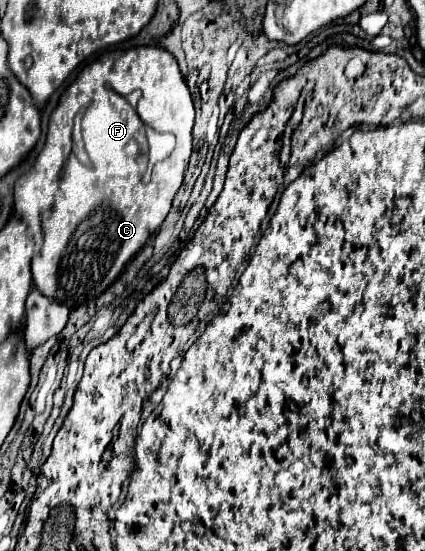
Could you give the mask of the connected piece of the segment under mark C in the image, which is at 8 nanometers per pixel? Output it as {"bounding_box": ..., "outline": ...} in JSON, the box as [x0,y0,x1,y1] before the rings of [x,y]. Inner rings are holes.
{"bounding_box":[17,45,195,308],"outline":[[[150,45],[150,46],[139,46],[139,47],[131,48],[128,50],[111,50],[111,51],[105,52],[100,57],[101,58],[98,58],[92,63],[88,64],[84,68],[84,70],[81,72],[81,74],[78,76],[78,78],[65,90],[65,92],[63,92],[63,94],[61,94],[61,97],[59,99],[59,104],[57,104],[57,108],[53,110],[53,114],[51,114],[51,117],[49,120],[49,132],[47,132],[47,140],[45,140],[45,146],[43,146],[43,150],[39,152],[39,156],[37,156],[37,160],[35,160],[35,164],[33,164],[33,168],[31,168],[31,170],[29,170],[27,174],[23,174],[23,176],[21,176],[19,180],[17,180],[17,182],[19,182],[19,188],[21,188],[21,184],[23,184],[23,178],[25,178],[25,196],[21,196],[21,194],[19,194],[19,198],[25,198],[25,200],[23,200],[23,202],[25,202],[25,204],[23,204],[23,208],[25,208],[25,218],[39,218],[39,230],[43,230],[43,240],[41,240],[41,242],[37,244],[37,250],[35,250],[35,254],[33,254],[33,284],[35,284],[35,288],[37,288],[39,292],[43,292],[43,294],[47,294],[47,296],[49,296],[49,298],[53,298],[55,302],[63,302],[63,304],[65,304],[65,306],[69,306],[69,308],[75,308],[75,306],[83,306],[83,304],[87,304],[87,302],[91,302],[91,300],[95,300],[95,298],[99,298],[99,296],[101,296],[101,294],[103,294],[103,292],[105,292],[105,290],[107,290],[107,288],[109,288],[109,286],[111,286],[111,284],[115,282],[115,278],[117,278],[117,276],[119,276],[119,274],[123,272],[123,268],[127,266],[127,262],[129,262],[129,260],[131,260],[131,258],[133,258],[133,256],[135,256],[135,254],[137,254],[137,252],[139,252],[139,250],[141,250],[141,248],[145,246],[145,242],[147,242],[147,240],[149,240],[149,238],[151,238],[151,236],[155,234],[155,230],[157,230],[157,228],[159,228],[159,226],[163,224],[163,220],[165,220],[165,216],[167,216],[167,214],[169,214],[169,210],[171,210],[171,204],[173,204],[173,198],[175,198],[175,194],[177,194],[177,190],[179,190],[179,186],[181,186],[181,182],[183,182],[183,174],[185,174],[185,168],[187,168],[187,164],[189,164],[189,156],[191,156],[191,148],[193,148],[193,144],[191,144],[191,140],[193,140],[193,136],[191,136],[191,130],[193,130],[193,122],[195,122],[195,112],[193,112],[193,98],[191,98],[191,94],[189,94],[189,88],[187,88],[187,84],[183,82],[183,76],[181,76],[181,72],[179,72],[179,64],[177,64],[177,60],[173,58],[173,54],[171,54],[171,52],[167,52],[167,50],[165,50],[165,48],[161,48],[161,46]],[[107,82],[131,82],[131,86],[139,86],[139,90],[143,92],[143,96],[141,96],[141,100],[139,100],[139,116],[143,116],[143,120],[147,122],[147,126],[149,126],[149,128],[153,128],[153,130],[157,130],[157,132],[173,132],[173,134],[177,136],[177,146],[175,146],[175,150],[173,150],[173,154],[171,154],[171,156],[169,156],[169,158],[167,158],[167,160],[163,162],[163,166],[159,166],[159,168],[161,168],[161,170],[159,170],[159,178],[157,178],[157,176],[155,176],[155,178],[151,178],[151,172],[153,168],[149,170],[149,176],[147,176],[147,171],[145,172],[145,170],[147,170],[147,165],[148,165],[148,144],[147,144],[147,160],[145,160],[145,158],[143,158],[143,160],[139,160],[137,156],[133,156],[133,158],[129,156],[127,160],[119,160],[119,162],[117,162],[117,160],[115,160],[115,162],[111,160],[111,162],[107,162],[107,164],[103,164],[103,166],[95,166],[95,164],[93,164],[93,160],[91,160],[89,164],[83,164],[83,162],[79,162],[79,160],[77,160],[77,156],[73,154],[73,150],[71,150],[71,144],[73,144],[73,138],[71,138],[71,130],[73,130],[74,118],[76,114],[78,113],[78,111],[81,111],[82,109],[84,109],[84,111],[87,112],[87,108],[89,108],[89,104],[91,104],[91,102],[95,100],[95,96],[97,96],[99,92],[105,92],[105,90],[112,90],[110,86],[107,84]]]}

